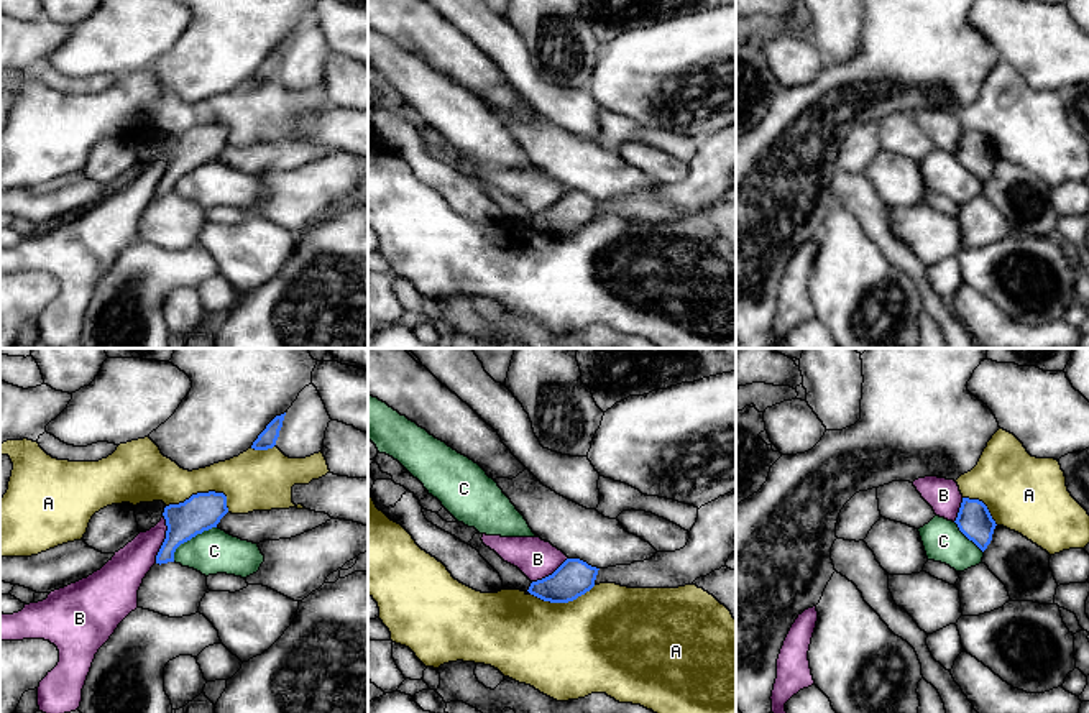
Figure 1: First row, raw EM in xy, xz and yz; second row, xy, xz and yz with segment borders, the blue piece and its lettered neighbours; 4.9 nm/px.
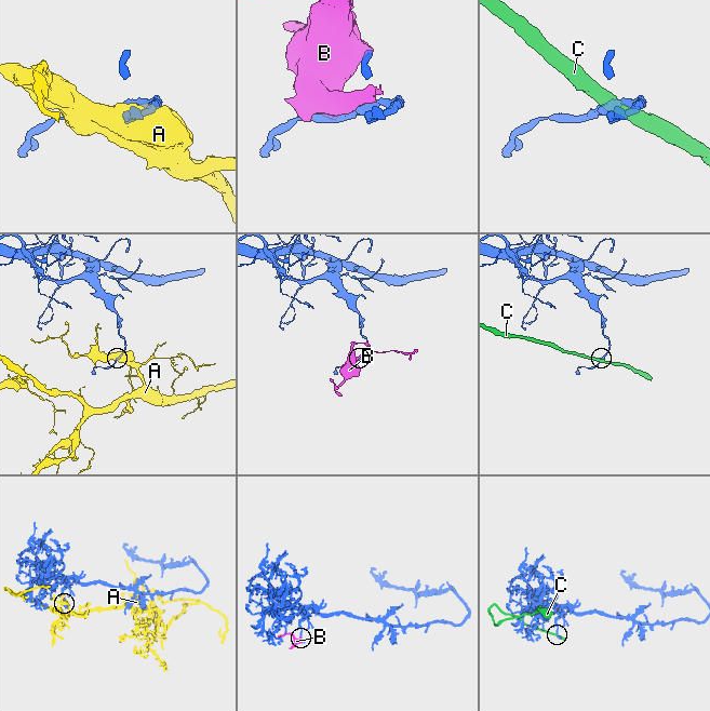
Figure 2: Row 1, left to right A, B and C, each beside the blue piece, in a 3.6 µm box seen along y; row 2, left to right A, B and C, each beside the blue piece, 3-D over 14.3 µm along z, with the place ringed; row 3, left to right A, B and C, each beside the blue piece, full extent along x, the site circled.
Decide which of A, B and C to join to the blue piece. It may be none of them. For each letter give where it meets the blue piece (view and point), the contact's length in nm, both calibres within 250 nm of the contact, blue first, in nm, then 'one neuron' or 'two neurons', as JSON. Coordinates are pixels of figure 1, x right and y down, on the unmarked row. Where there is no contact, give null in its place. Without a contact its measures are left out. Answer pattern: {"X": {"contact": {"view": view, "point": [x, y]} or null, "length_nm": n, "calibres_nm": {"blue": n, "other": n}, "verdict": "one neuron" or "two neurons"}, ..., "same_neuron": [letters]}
{"A": {"contact": {"view": "xy", "point": [204, 125]}, "length_nm": 320, "calibres_nm": {"blue": 190, "other": 280}, "verdict": "two neurons"}, "B": {"contact": {"view": "xy", "point": [165, 171]}, "length_nm": 240, "calibres_nm": {"blue": 190, "other": 190}, "verdict": "two neurons"}, "C": {"contact": {"view": "xy", "point": [189, 171]}, "length_nm": 280, "calibres_nm": {"blue": 190, "other": 220}, "verdict": "two neurons"}, "same_neuron": []}

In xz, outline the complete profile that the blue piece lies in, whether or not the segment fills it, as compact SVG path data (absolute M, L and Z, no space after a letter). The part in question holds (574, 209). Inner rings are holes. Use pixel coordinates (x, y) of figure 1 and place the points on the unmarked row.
M567 191L552 207L532 214L529 225L550 235L568 235L595 218L596 199L580 191Z

